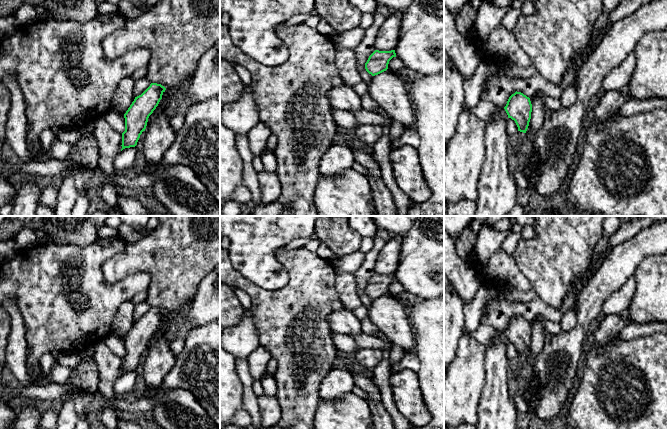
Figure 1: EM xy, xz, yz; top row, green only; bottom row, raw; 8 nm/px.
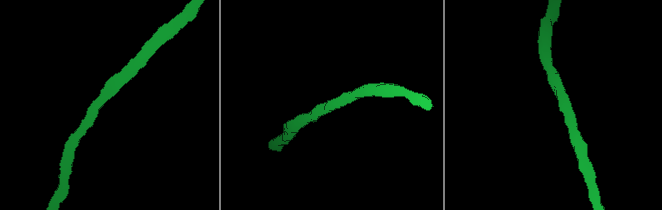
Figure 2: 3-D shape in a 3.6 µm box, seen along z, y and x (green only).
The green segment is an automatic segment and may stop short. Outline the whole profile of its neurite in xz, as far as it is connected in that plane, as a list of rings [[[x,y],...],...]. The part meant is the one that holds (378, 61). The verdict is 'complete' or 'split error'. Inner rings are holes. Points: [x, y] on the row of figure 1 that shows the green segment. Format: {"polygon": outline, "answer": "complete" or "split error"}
{"polygon": [[[375,50],[365,63],[366,71],[372,76],[378,75],[388,69],[389,61],[396,57],[395,50],[379,51]]], "answer": "complete"}

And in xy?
{"polygon": [[[161,84],[150,86],[134,101],[124,114],[125,131],[122,133],[122,149],[135,147],[140,135],[145,131],[148,118],[158,106],[166,88]]], "answer": "complete"}

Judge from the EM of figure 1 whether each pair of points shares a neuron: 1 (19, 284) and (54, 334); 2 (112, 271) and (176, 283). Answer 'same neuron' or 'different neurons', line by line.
1: same neuron
2: same neuron

